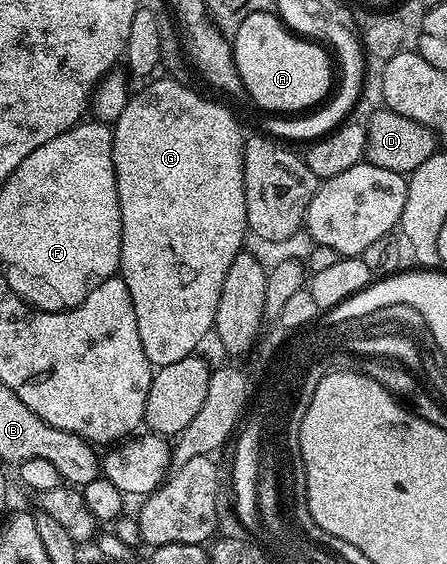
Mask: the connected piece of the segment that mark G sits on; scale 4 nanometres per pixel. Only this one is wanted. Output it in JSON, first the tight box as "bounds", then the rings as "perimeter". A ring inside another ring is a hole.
{"bounds":[113,76,249,368],"perimeter":[[[163,76],[160,82],[151,80],[140,94],[132,93],[125,104],[125,112],[113,124],[113,168],[115,169],[115,179],[117,180],[117,196],[119,197],[119,207],[121,208],[121,260],[119,261],[119,274],[125,280],[125,288],[129,288],[129,300],[133,300],[133,312],[137,312],[137,333],[141,335],[141,348],[145,348],[145,356],[151,362],[152,367],[158,368],[165,364],[177,364],[177,360],[185,360],[189,355],[196,353],[203,342],[206,334],[210,335],[215,328],[215,317],[217,316],[217,300],[221,300],[221,284],[225,284],[225,276],[229,272],[229,264],[244,249],[243,241],[249,238],[247,229],[247,213],[245,212],[245,184],[243,183],[243,143],[245,134],[239,131],[239,122],[223,106],[218,106],[215,102],[210,102],[207,98],[202,98],[195,90],[190,90],[190,85],[172,80]]]}

